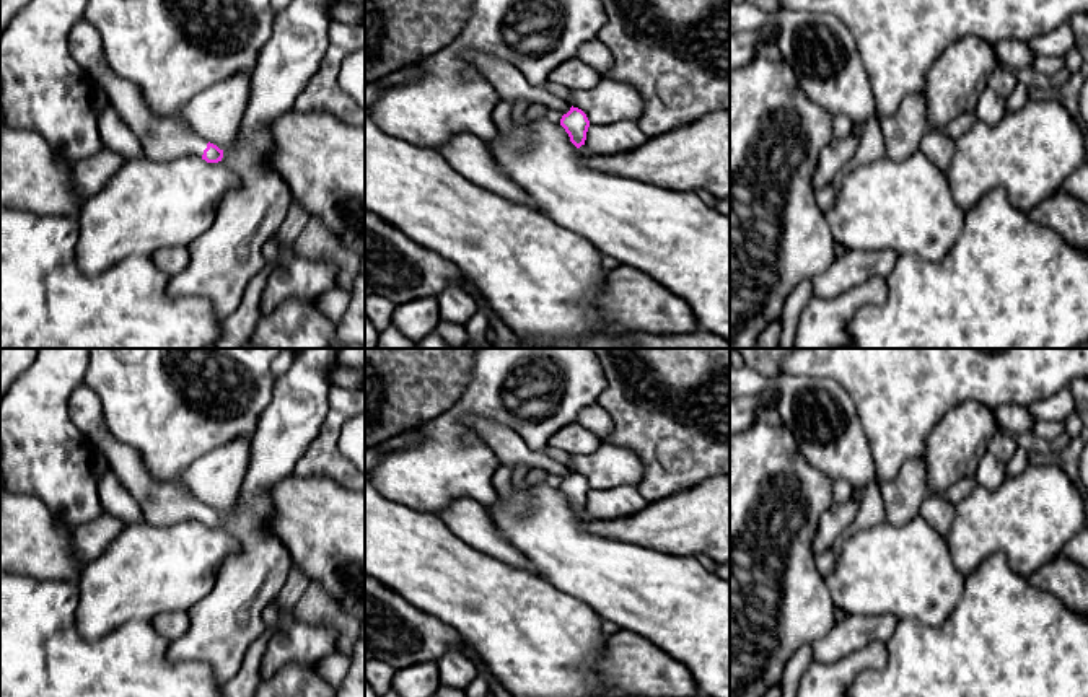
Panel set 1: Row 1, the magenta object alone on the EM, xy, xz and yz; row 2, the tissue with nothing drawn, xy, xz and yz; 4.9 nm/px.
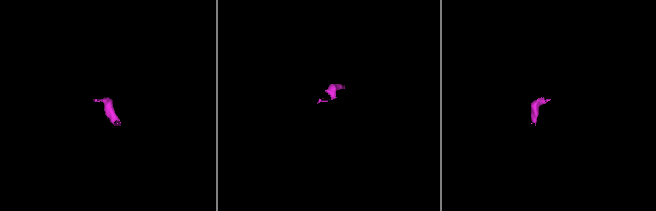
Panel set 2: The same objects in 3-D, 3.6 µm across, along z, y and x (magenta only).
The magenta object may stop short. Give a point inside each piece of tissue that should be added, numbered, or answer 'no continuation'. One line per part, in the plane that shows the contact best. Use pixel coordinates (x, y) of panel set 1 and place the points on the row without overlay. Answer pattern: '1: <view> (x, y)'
1: xy (163, 502)

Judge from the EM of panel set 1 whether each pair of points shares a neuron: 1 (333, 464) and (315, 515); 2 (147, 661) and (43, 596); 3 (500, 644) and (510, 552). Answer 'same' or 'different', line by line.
1: different
2: same
3: different

